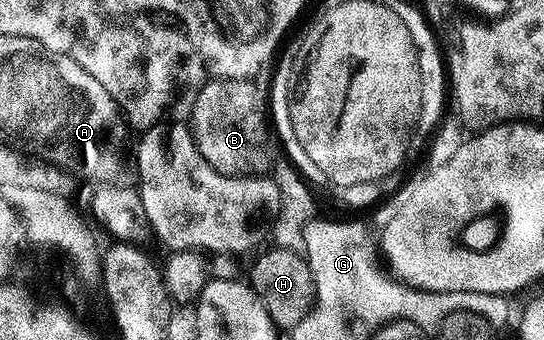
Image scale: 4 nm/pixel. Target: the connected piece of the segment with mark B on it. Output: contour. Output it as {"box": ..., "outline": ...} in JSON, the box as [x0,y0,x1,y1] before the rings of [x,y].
{"box":[187,80,273,176],"outline":[[[206,80],[197,91],[193,108],[188,114],[187,123],[199,154],[203,154],[205,161],[220,176],[263,176],[270,171],[268,168],[273,160],[273,152],[269,149],[271,124],[267,119],[267,96],[255,85],[253,80]]]}

